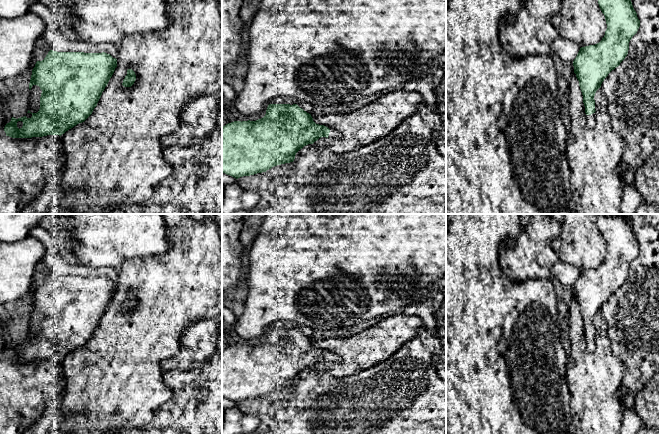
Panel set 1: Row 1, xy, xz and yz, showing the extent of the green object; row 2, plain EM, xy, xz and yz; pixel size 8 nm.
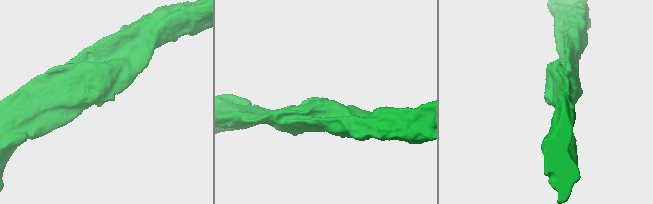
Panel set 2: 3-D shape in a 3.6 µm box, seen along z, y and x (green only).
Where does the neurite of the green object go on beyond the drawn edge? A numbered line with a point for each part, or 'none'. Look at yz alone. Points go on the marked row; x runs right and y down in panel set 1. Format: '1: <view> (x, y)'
1: yz (590, 118)

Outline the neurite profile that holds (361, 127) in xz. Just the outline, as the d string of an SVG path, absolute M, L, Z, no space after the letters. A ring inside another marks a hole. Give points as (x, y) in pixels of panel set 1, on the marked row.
M392 90L358 110L312 117L316 124L341 134L339 139L321 137L313 145L336 154L369 145L396 129L416 112L422 101L422 95L416 91Z

